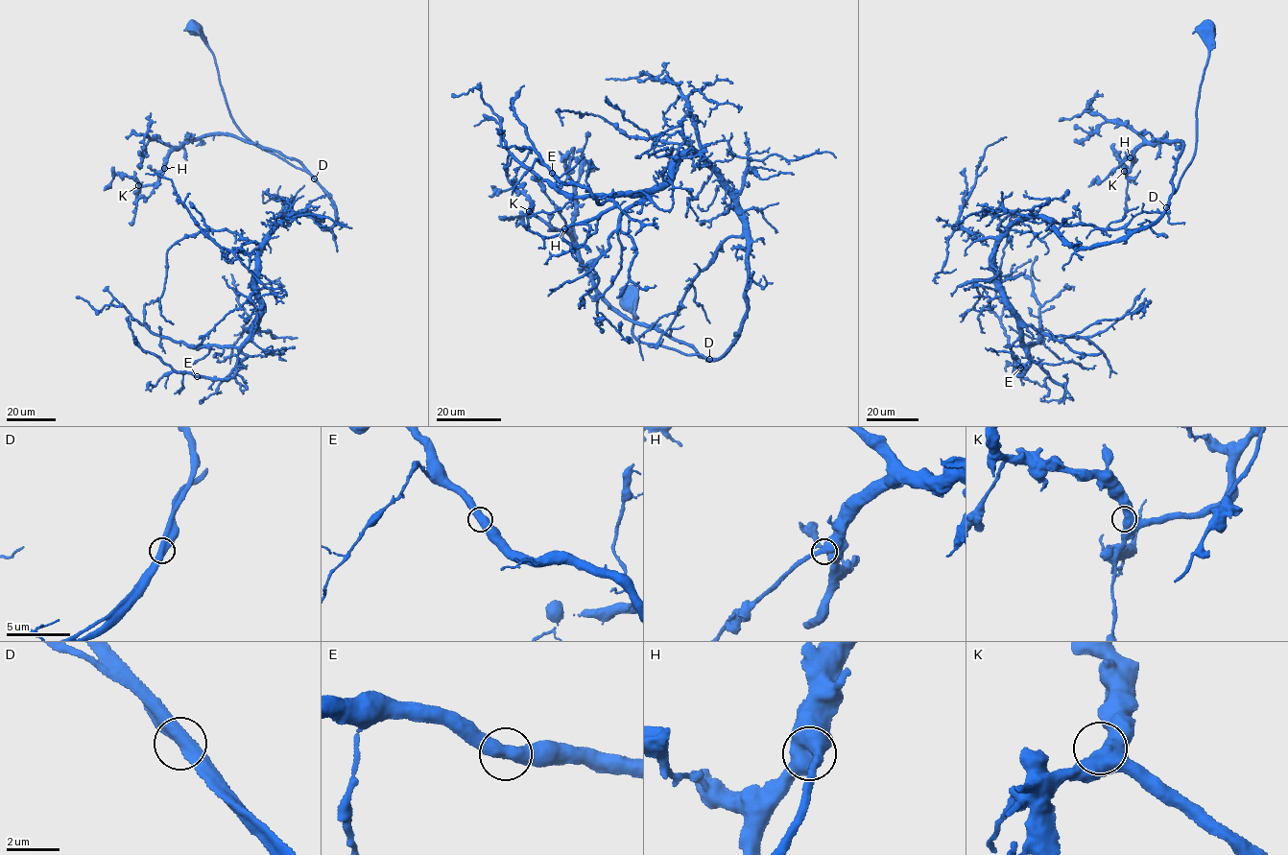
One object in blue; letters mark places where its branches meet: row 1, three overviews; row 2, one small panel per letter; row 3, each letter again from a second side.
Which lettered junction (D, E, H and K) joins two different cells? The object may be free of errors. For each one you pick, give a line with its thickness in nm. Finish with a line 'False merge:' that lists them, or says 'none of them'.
False merge: none of them

